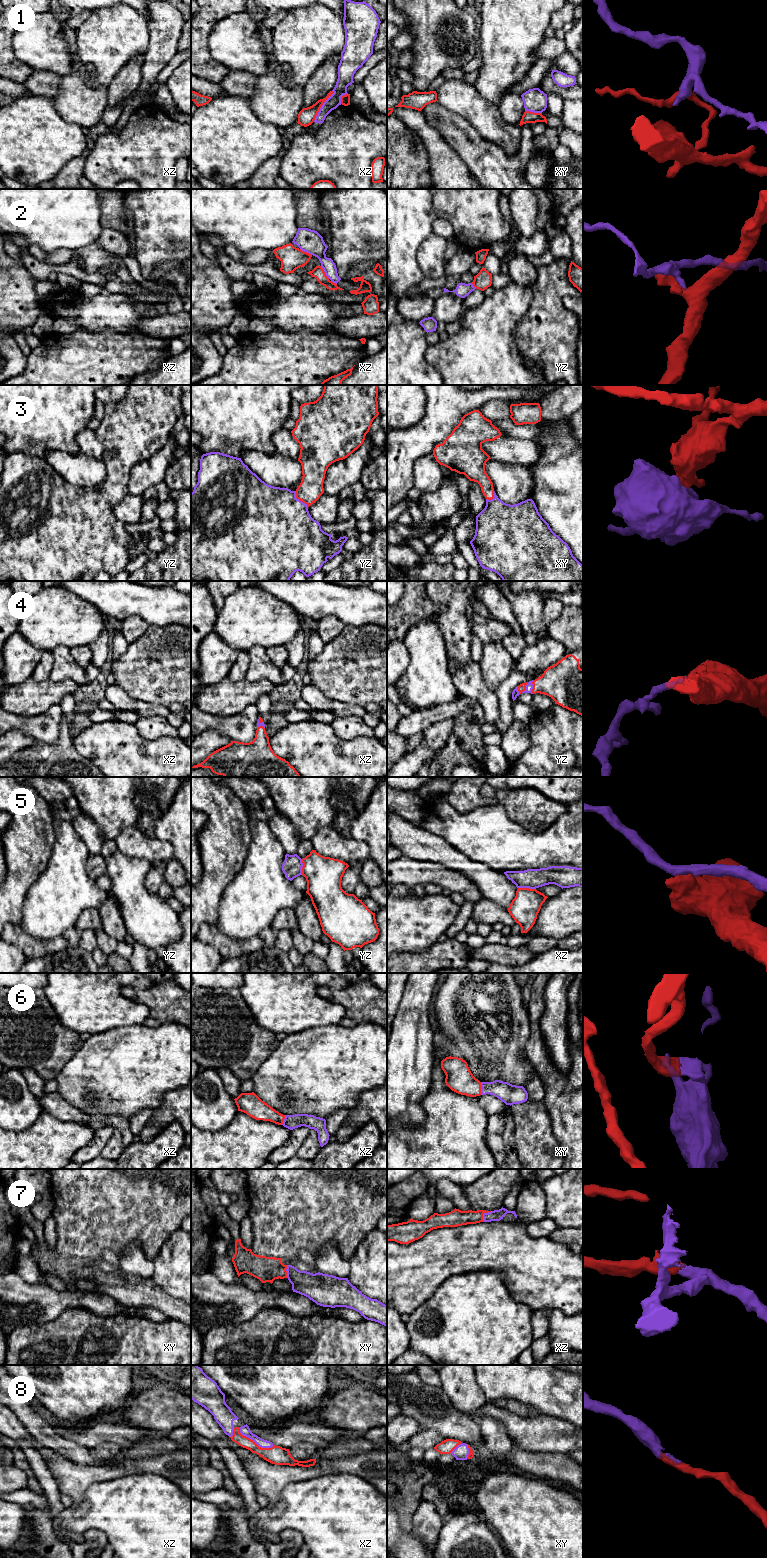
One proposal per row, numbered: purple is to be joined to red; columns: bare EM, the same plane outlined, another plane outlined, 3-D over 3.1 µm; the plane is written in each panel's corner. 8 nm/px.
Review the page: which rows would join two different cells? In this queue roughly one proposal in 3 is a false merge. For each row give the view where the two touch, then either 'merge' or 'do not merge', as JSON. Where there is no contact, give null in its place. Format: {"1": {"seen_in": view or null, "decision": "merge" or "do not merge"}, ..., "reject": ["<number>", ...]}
{"1": {"seen_in": "xz", "decision": "do not merge"}, "2": {"seen_in": "xz", "decision": "do not merge"}, "3": {"seen_in": "yz", "decision": "merge"}, "4": {"seen_in": "yz", "decision": "merge"}, "5": {"seen_in": "xz", "decision": "do not merge"}, "6": {"seen_in": "xy", "decision": "merge"}, "7": {"seen_in": "xz", "decision": "merge"}, "8": {"seen_in": "xz", "decision": "merge"}, "reject": ["1", "2", "5"]}

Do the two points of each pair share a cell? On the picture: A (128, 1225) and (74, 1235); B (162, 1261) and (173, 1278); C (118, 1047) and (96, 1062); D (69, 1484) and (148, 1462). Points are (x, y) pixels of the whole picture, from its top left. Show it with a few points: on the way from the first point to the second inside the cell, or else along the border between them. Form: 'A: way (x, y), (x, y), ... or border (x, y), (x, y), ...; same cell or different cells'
A: way (115, 1225), (87, 1225); same cell
B: way (166, 1265), (173, 1274); same cell
C: way (113, 1052), (101, 1062); same cell
D: way (89, 1474), (112, 1473), (128, 1466); same cell

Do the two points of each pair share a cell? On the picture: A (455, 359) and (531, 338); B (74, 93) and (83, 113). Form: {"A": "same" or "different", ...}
{"A": "different", "B": "same"}

